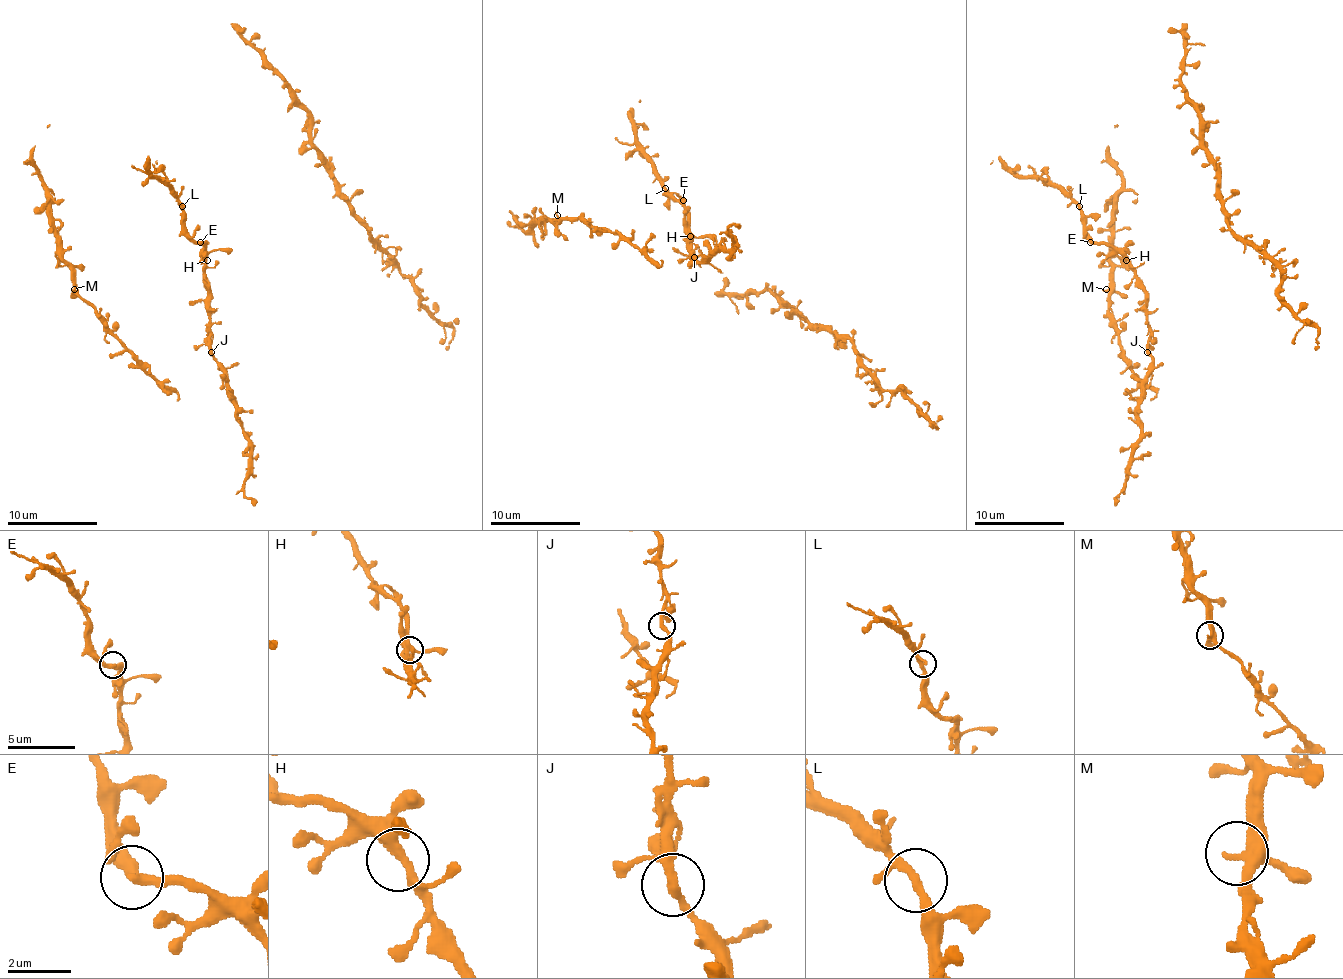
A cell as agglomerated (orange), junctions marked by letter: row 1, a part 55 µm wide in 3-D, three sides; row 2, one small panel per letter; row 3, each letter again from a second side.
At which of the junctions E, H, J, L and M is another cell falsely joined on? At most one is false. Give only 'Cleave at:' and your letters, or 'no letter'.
Cleave at: no letter

